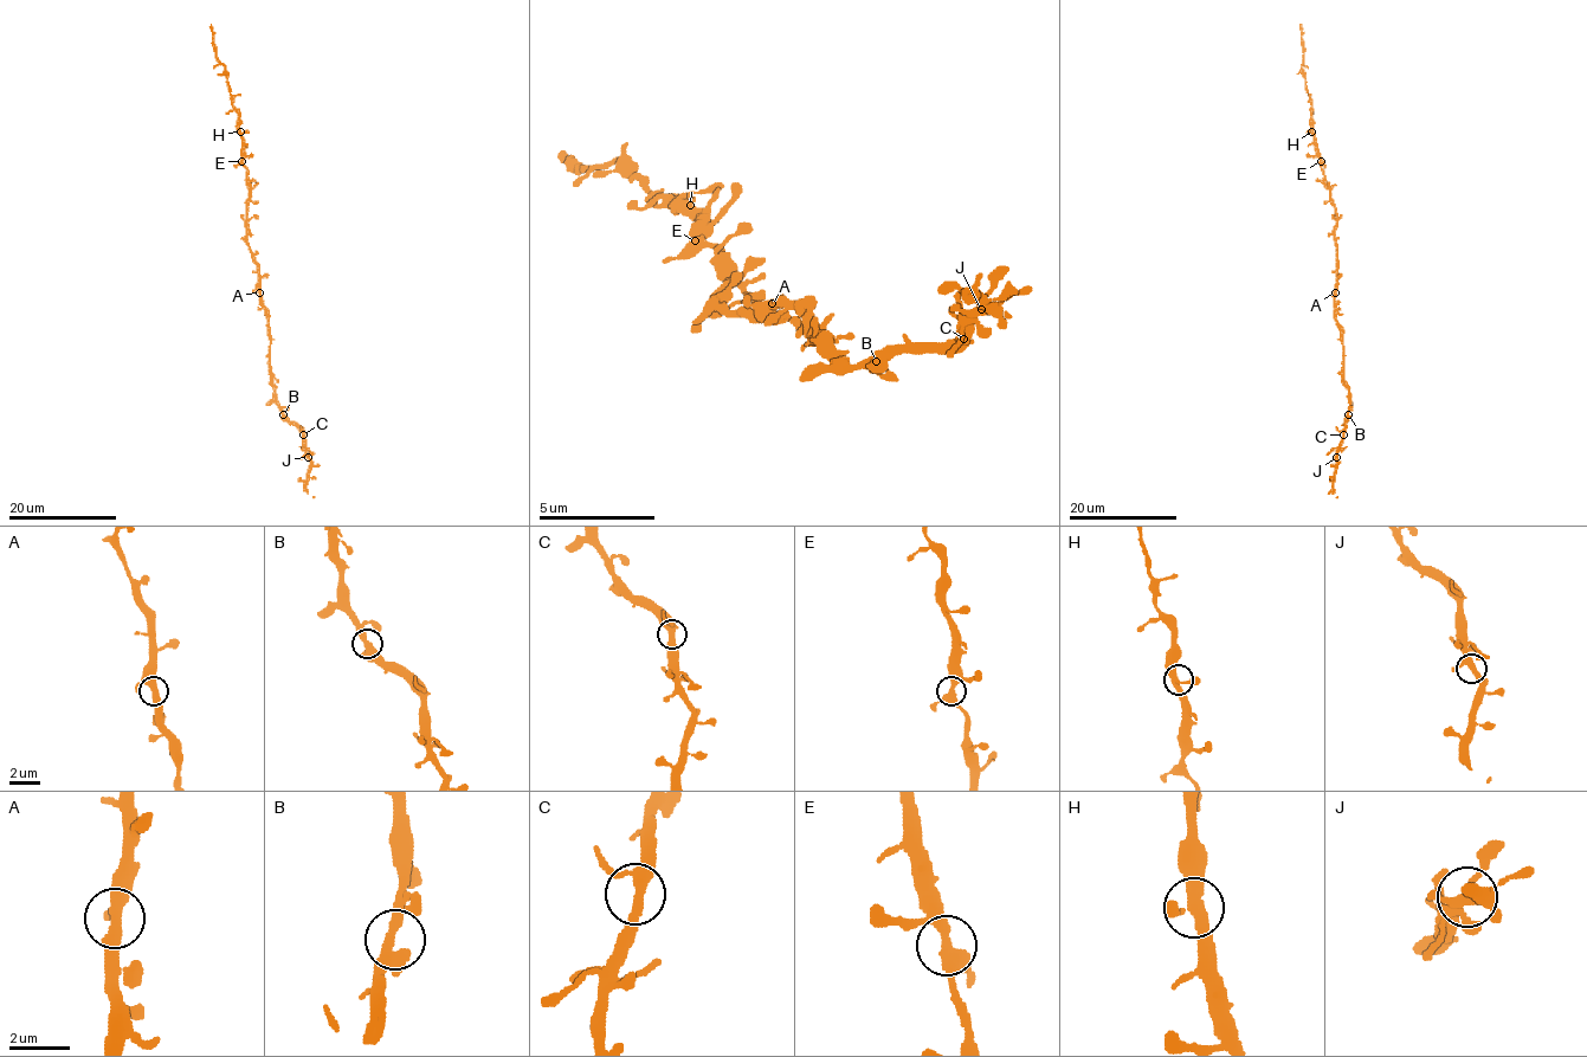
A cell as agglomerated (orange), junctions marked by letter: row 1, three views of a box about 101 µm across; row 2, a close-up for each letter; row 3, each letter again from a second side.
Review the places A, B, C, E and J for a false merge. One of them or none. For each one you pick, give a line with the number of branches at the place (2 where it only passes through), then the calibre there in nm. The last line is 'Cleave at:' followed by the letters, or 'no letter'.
Cleave at: no letter

